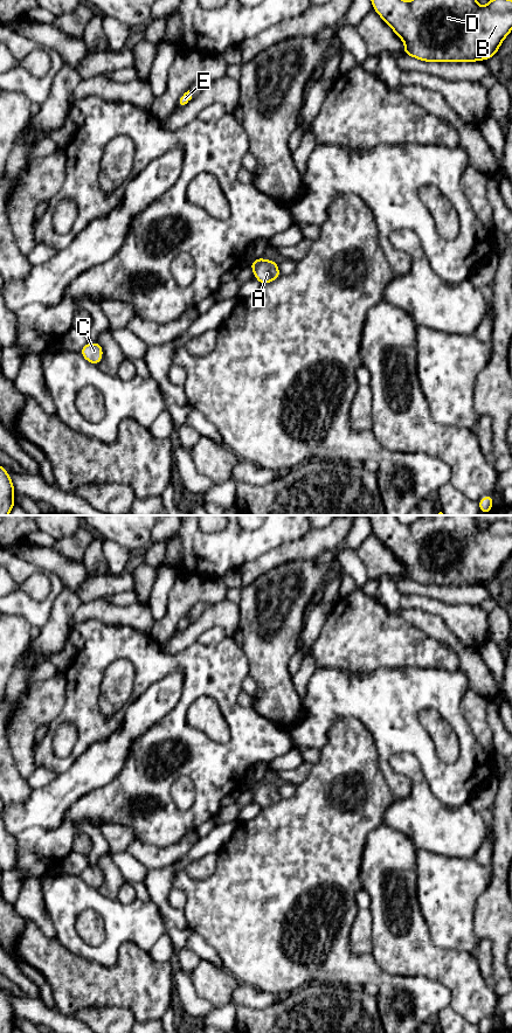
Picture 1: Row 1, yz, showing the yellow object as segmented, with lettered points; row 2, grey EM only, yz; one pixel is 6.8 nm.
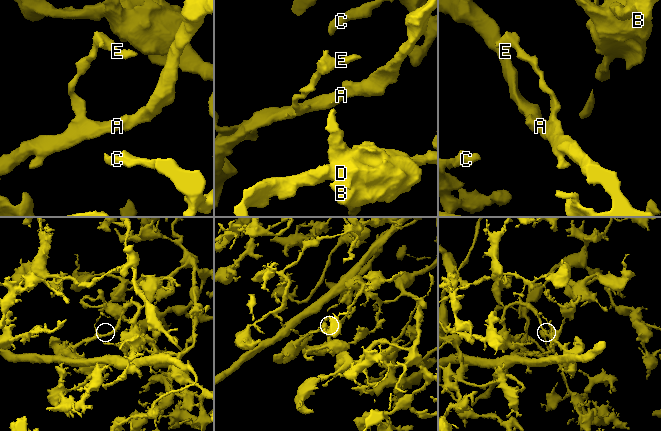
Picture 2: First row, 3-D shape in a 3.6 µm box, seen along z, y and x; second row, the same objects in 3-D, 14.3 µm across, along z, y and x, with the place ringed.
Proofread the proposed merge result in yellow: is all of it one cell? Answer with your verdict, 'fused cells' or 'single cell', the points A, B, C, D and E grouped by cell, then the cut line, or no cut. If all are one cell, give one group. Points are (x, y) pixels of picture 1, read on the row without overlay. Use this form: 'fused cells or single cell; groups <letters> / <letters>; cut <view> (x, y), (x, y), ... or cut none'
single cell; groups A B C D E; cut none

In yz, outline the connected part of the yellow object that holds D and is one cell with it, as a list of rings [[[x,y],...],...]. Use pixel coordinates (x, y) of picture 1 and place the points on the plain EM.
[[[365,515],[371,520],[373,534],[390,549],[392,554],[404,566],[402,577],[423,585],[476,585],[491,583],[501,566],[512,555],[512,522],[493,521],[482,531],[477,527],[477,515],[421,515],[416,521],[406,525],[395,515]]]

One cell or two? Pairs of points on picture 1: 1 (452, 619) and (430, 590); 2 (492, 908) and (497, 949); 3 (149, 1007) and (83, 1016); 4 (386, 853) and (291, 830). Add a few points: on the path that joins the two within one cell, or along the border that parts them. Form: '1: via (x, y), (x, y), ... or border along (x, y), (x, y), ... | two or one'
1: border along (409, 594), (420, 594), (455, 604), (463, 604) | two
2: via (497, 919), (497, 938) | one
3: border along (102, 1007), (126, 1007), (136, 1020) | two
4: border along (380, 825), (368, 833), (359, 874) | two

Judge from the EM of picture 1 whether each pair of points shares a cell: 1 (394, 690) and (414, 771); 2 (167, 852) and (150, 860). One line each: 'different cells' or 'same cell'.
1: different cells
2: same cell

